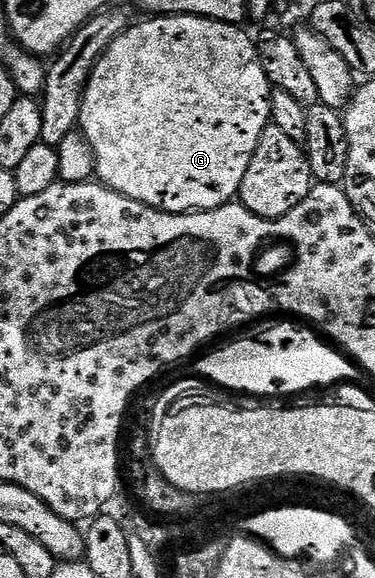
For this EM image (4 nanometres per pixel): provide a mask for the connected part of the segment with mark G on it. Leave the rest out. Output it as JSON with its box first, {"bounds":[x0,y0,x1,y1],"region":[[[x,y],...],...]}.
{"bounds":[79,16,271,212],"region":[[[153,16],[145,19],[149,20],[143,21],[142,24],[130,23],[126,31],[119,34],[97,59],[97,65],[83,94],[79,130],[85,135],[86,142],[95,154],[96,179],[111,190],[127,198],[135,198],[135,202],[158,208],[160,212],[209,212],[212,208],[230,203],[240,193],[243,174],[247,174],[247,166],[251,166],[251,158],[259,146],[259,138],[271,122],[271,85],[267,74],[263,74],[254,37],[241,32],[245,30],[238,25],[224,24],[202,16]]]}

